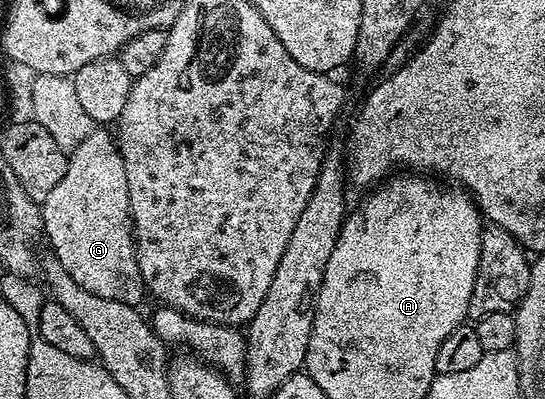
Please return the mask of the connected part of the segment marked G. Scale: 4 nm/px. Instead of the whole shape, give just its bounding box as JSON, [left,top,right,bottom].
[40,127,144,306]

